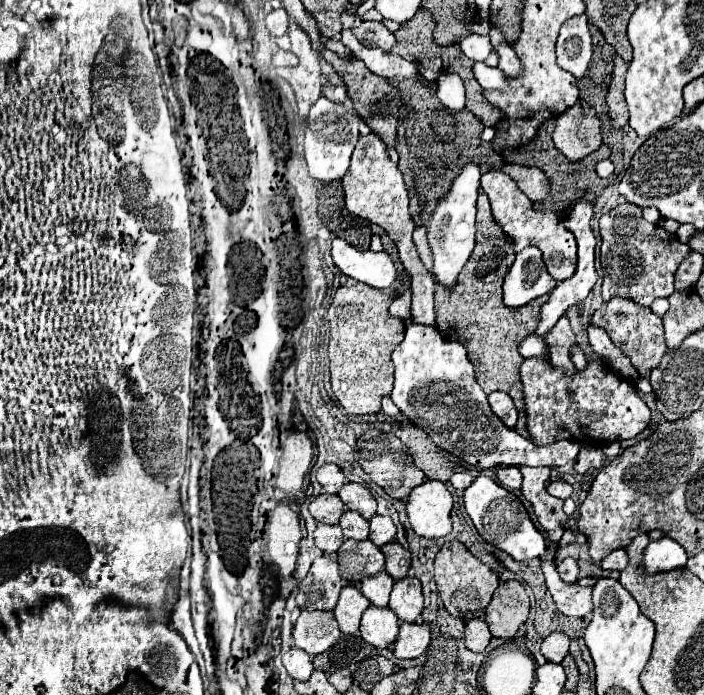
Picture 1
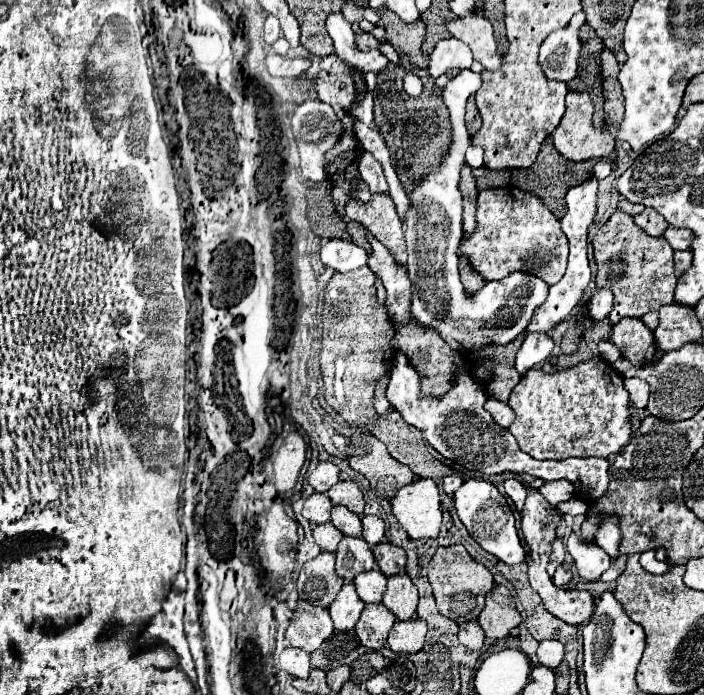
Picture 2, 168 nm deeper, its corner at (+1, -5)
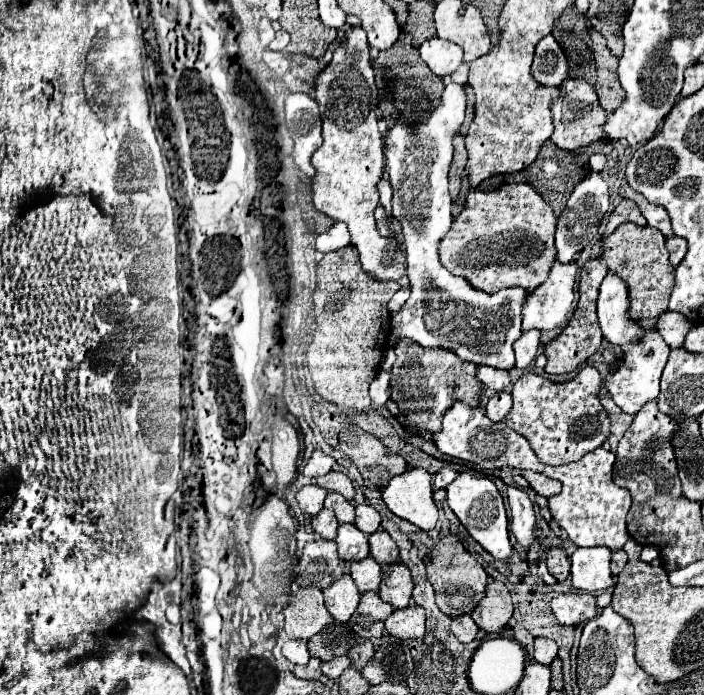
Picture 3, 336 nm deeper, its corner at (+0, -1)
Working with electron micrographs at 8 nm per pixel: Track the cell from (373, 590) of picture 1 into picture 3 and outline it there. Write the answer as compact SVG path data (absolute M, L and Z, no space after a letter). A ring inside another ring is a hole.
M366 557L364 561L354 561L350 565L350 575L352 575L356 587L360 589L360 593L380 589L382 571L380 571L380 565L372 557Z

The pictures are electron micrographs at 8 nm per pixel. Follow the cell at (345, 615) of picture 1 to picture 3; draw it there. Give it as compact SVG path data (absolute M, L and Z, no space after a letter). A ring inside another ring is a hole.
M342 575L338 581L334 581L330 587L326 587L322 593L324 593L326 609L340 623L346 623L352 617L352 613L358 607L358 601L360 601L360 591L356 589L350 575Z

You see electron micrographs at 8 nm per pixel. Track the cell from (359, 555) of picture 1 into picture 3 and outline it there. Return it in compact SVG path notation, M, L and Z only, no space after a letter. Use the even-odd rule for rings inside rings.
M340 525L338 527L338 537L336 537L336 543L338 543L338 553L340 553L340 559L346 561L346 563L352 563L352 561L362 561L368 557L368 537L358 531L354 525Z

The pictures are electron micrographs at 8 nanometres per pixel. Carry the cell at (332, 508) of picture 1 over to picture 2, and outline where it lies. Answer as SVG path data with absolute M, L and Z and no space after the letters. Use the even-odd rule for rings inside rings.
M313 493L305 499L305 505L303 505L303 511L301 515L313 523L313 525L319 525L319 523L327 523L331 519L329 511L331 511L331 499L325 495L325 493Z

